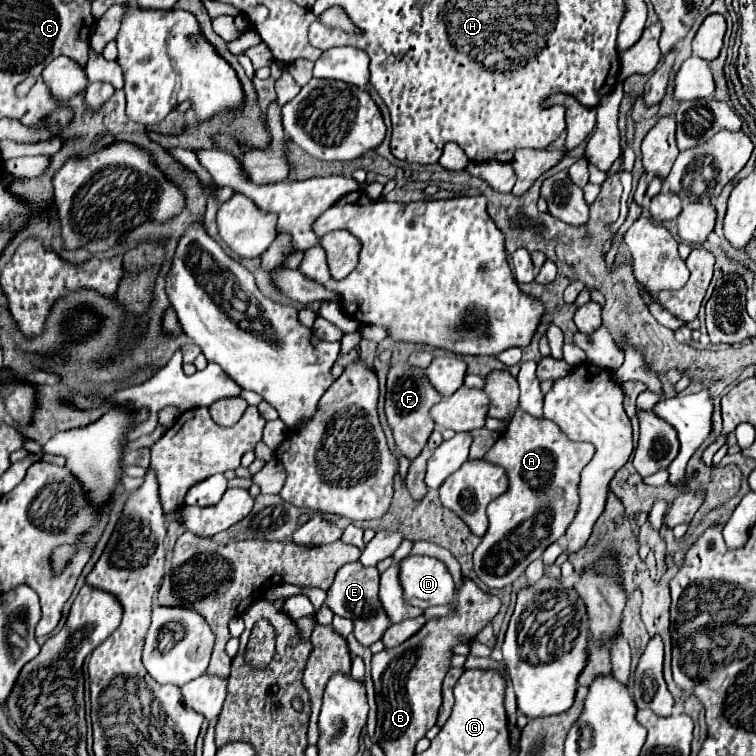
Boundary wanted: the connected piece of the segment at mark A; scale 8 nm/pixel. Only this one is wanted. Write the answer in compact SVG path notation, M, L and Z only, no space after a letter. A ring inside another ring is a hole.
M523 410L515 412L507 430L485 454L485 460L505 468L511 480L509 492L489 504L489 530L473 554L475 574L489 588L513 584L549 544L565 534L579 506L579 474L591 462L593 452L595 448L591 444L573 442L563 436L555 422L535 418Z

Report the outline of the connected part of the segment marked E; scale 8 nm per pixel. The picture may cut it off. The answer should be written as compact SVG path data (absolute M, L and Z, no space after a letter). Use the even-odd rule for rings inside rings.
M359 560L345 564L337 572L335 582L333 582L331 590L327 592L325 602L333 610L333 614L339 614L349 620L357 620L353 634L363 646L371 646L373 642L381 640L385 630L391 626L391 620L387 620L383 606L379 604L379 572L377 572L377 568L363 566Z

